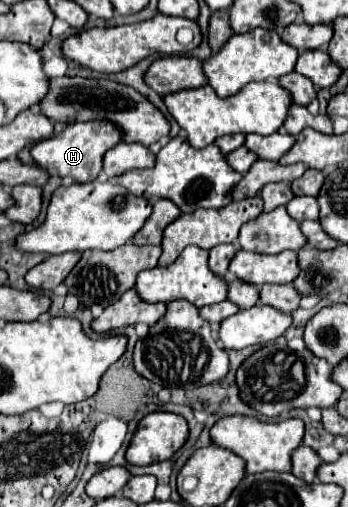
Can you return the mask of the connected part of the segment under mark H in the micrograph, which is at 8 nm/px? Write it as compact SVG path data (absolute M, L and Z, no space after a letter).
M106 121L72 123L62 133L38 141L30 149L30 155L36 165L40 165L46 171L56 171L58 177L72 177L76 183L90 183L102 171L102 155L118 141L122 141L122 131L112 123Z

